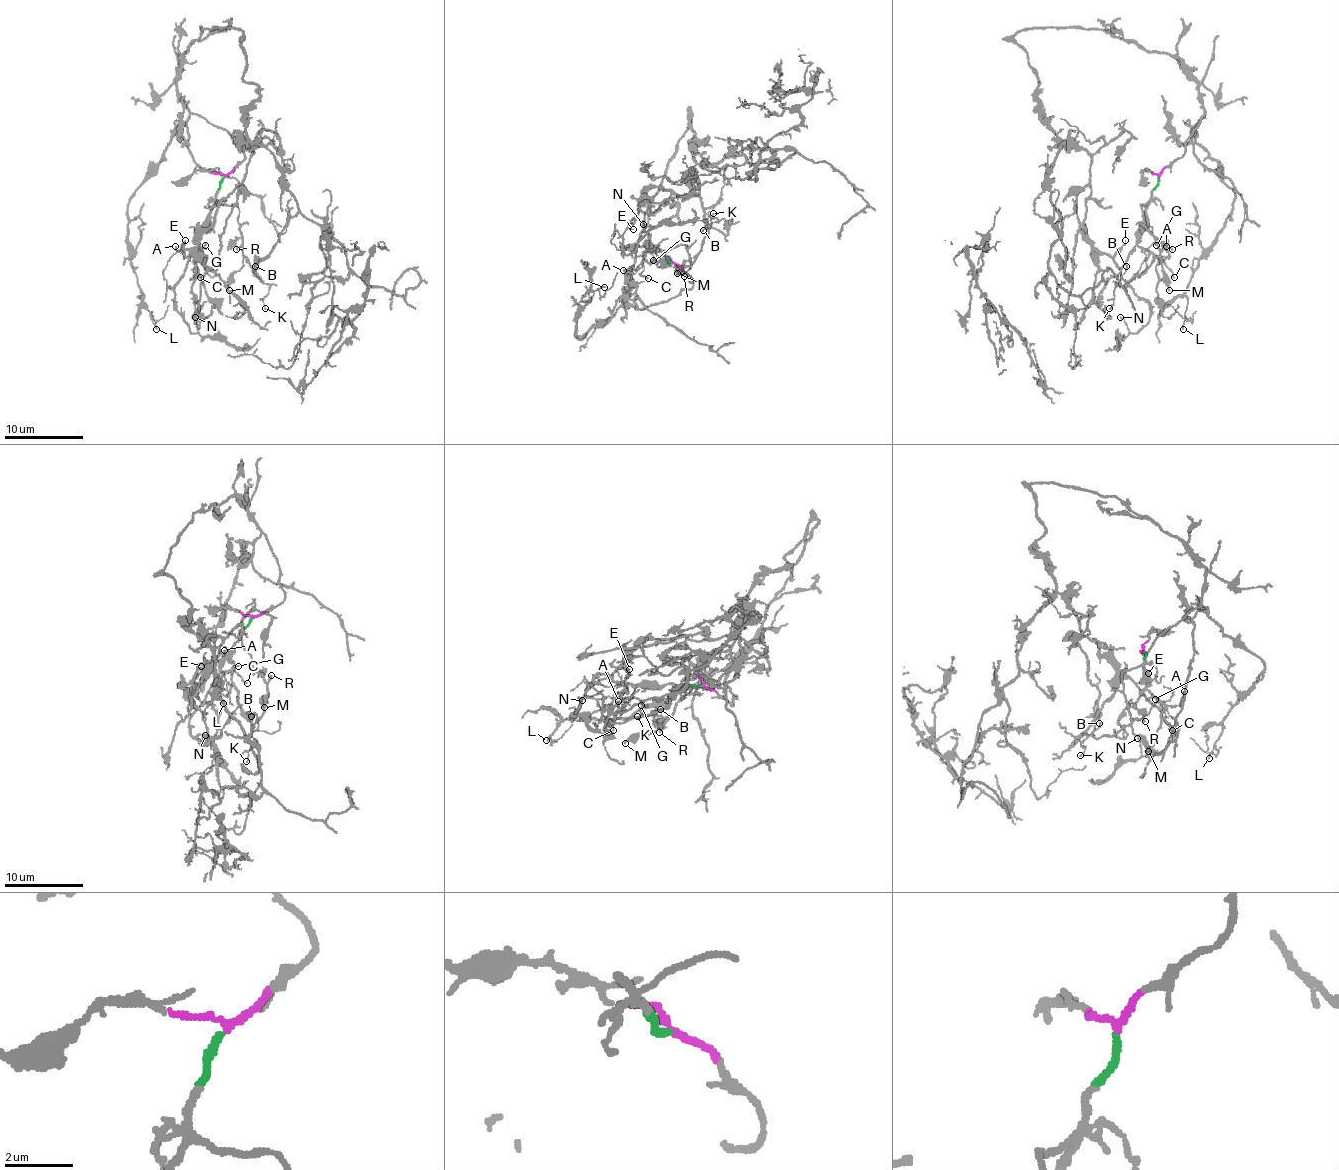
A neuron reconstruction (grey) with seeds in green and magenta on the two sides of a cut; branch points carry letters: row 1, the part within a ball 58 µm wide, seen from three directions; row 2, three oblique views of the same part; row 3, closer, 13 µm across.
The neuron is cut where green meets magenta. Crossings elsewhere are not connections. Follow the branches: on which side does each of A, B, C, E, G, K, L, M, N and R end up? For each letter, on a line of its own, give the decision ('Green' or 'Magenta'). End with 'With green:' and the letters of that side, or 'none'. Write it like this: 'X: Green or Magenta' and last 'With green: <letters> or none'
A: Green
B: Green
C: Green
E: Magenta
G: Green
K: Green
L: Magenta
M: Green
N: Magenta
R: Green
With green: A, B, C, G, K, M, R

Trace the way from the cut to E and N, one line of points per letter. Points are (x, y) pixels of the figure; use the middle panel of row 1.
E: (672, 263), (691, 288), (624, 300), (691, 117), (691, 141), (707, 141), (699, 192), (652, 186), (632, 229)
N: (672, 263), (691, 288), (624, 300), (691, 117), (699, 192), (652, 186), (622, 251), (642, 224)

